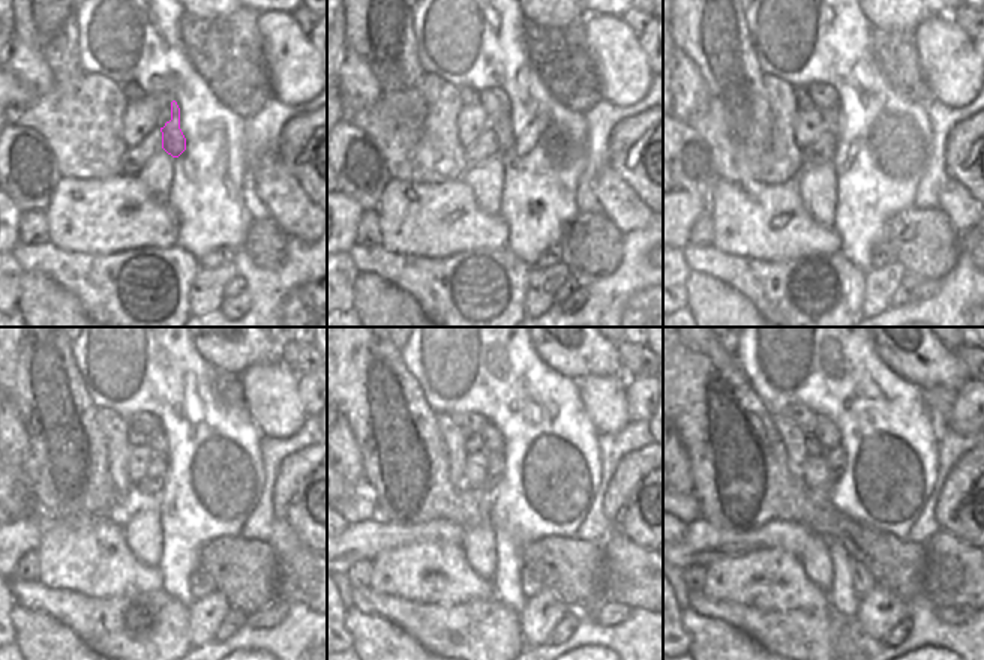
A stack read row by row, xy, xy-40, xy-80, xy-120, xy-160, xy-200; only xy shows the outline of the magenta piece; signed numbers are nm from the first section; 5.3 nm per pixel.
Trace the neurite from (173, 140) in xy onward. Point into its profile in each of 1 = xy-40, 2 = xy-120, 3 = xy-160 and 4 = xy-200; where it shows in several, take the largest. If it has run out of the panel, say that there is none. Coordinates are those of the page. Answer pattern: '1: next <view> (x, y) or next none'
1: next xy-40 (503, 128)
2: next xy-120 (158, 443)
3: next xy-160 (492, 440)
4: next xy-200 (827, 432)

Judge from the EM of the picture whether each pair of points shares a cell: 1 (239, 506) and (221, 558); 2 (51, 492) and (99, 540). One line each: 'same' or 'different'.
1: different
2: different

